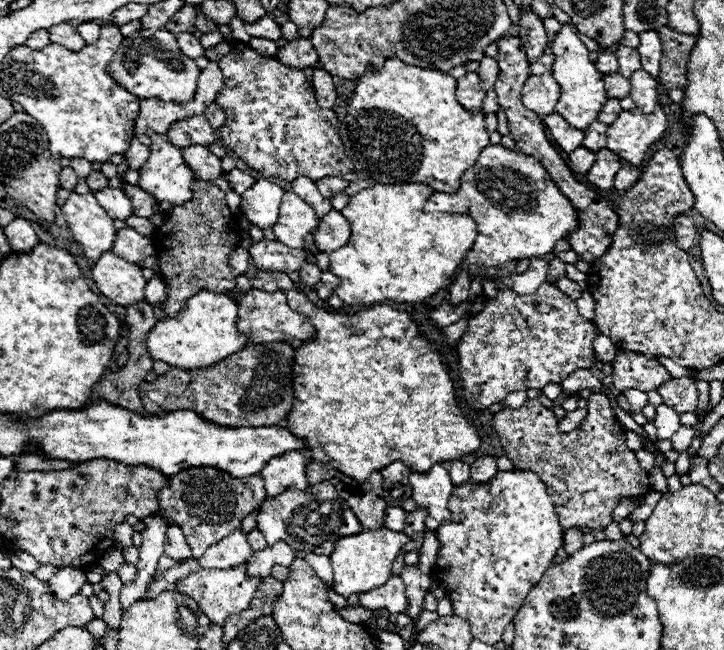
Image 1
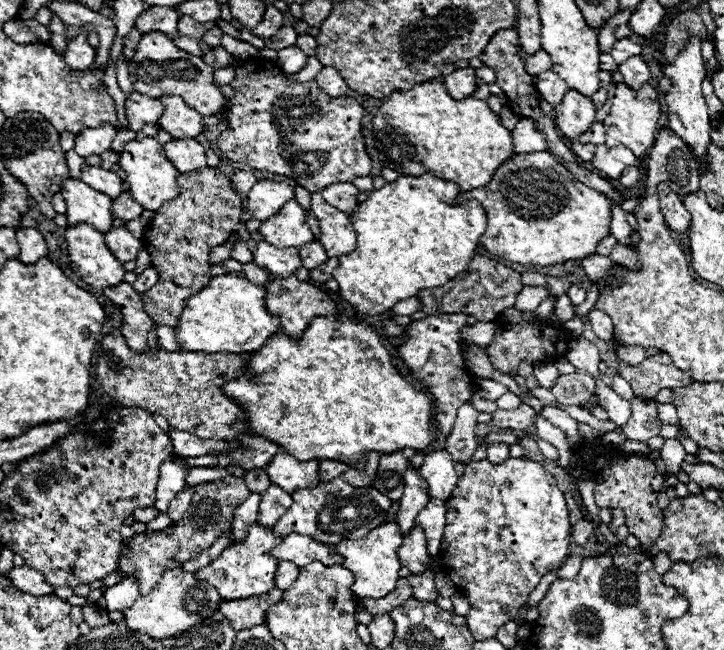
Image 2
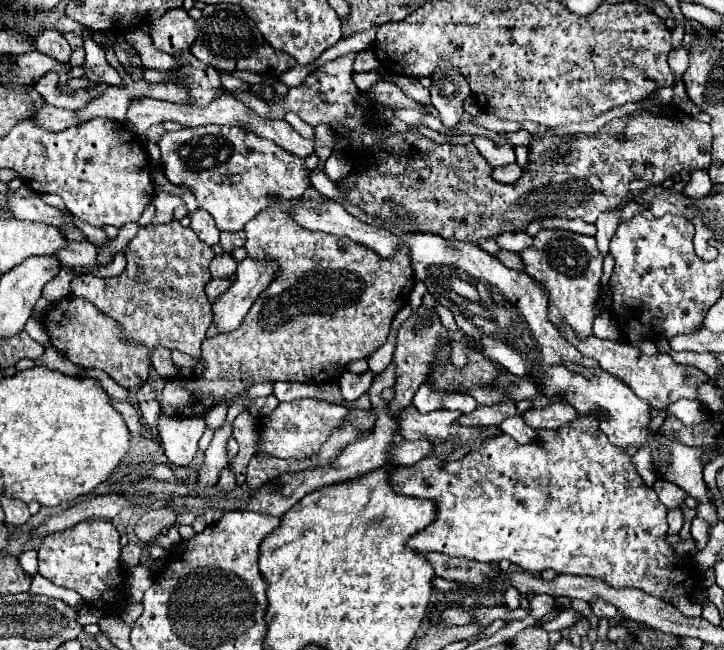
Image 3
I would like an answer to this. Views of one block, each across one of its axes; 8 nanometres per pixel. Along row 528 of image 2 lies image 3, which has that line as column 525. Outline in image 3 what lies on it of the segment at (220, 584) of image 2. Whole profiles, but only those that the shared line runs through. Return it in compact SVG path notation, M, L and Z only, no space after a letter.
M540 230L534 236L534 244L520 252L520 260L524 264L524 272L532 276L538 284L548 290L548 312L554 326L568 324L580 338L592 336L592 322L596 318L596 298L600 294L600 276L602 276L602 254L596 248L596 238L574 234L568 230Z

